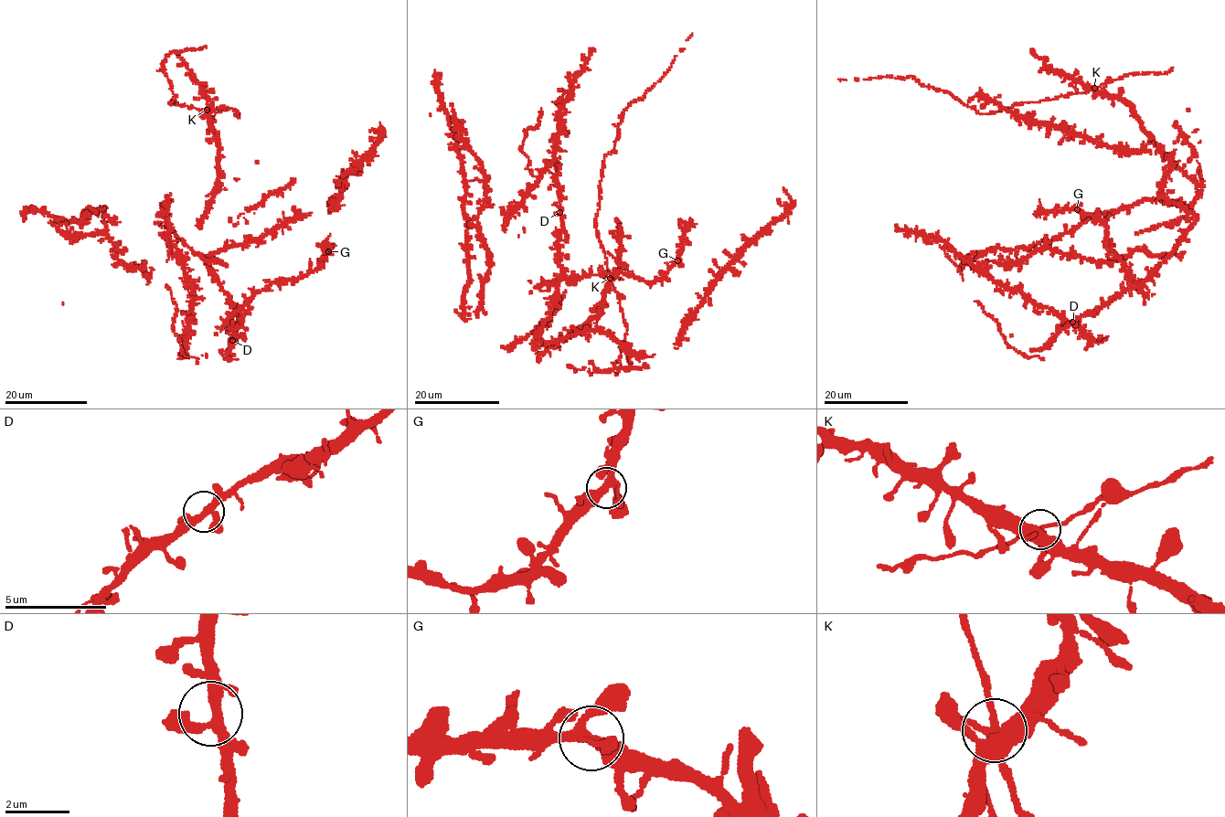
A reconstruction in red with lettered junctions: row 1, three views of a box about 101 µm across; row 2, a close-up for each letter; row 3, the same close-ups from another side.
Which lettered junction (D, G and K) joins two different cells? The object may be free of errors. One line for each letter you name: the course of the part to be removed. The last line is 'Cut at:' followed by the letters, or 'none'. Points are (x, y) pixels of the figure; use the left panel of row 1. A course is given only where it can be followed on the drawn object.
Cut at: none

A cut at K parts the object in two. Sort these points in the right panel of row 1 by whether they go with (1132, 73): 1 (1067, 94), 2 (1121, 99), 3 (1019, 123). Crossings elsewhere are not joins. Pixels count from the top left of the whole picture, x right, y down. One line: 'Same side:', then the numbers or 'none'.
Same side: 1

